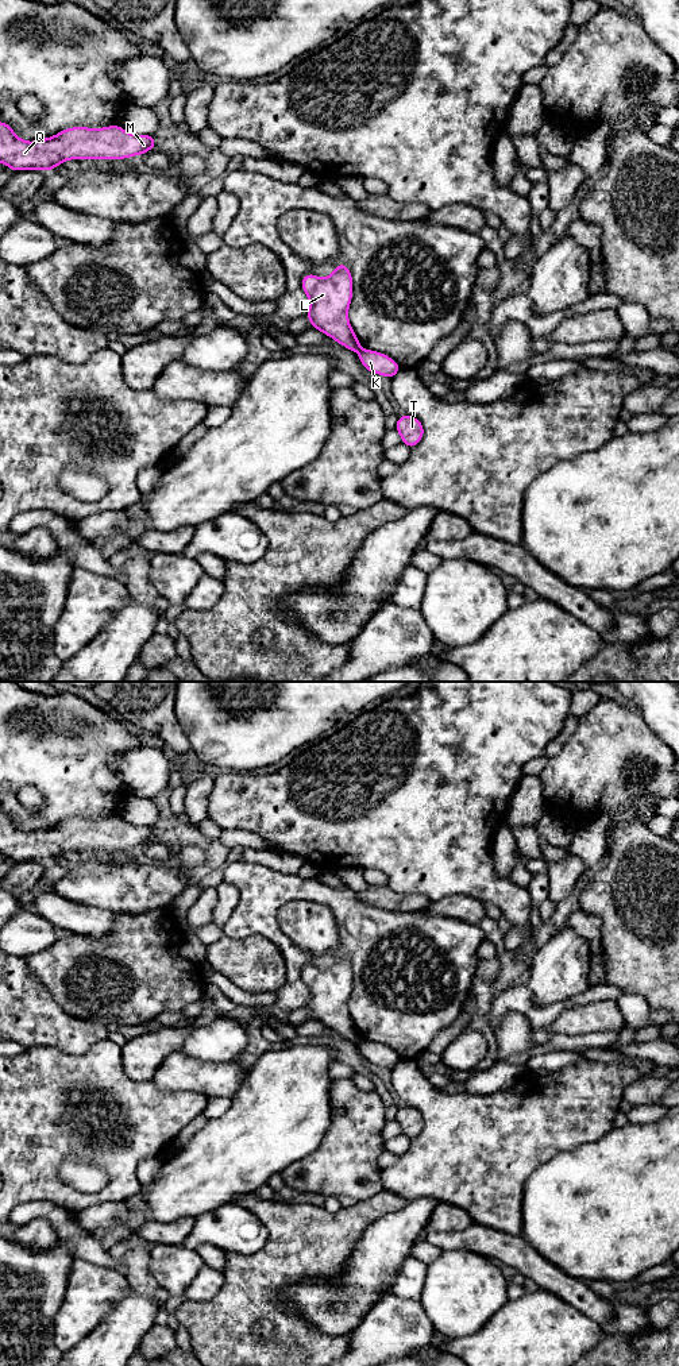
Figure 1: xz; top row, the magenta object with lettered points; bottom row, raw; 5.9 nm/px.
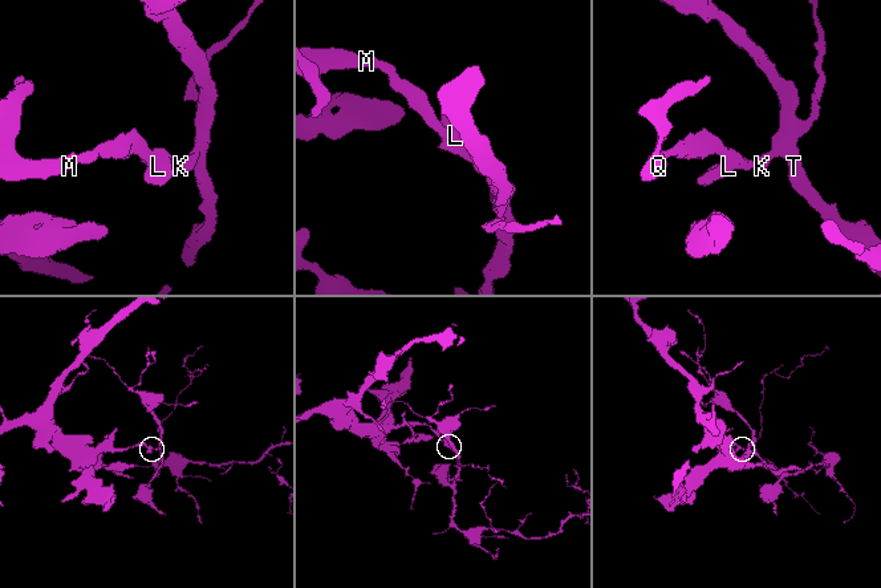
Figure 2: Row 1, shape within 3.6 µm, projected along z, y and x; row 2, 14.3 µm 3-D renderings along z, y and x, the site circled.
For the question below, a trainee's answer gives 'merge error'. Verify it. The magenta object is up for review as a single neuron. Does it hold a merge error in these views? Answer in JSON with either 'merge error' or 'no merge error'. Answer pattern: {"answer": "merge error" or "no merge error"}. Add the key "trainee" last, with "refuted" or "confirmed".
{"answer": "merge error", "trainee": "confirmed"}

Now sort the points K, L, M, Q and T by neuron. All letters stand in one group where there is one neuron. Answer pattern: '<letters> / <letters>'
K T / L M Q

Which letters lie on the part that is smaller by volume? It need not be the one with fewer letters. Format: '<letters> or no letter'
K, T

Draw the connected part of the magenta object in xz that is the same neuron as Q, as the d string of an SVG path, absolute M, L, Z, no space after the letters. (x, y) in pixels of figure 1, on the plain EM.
M0 813L0 854L7 856L13 863L30 860L51 863L55 857L61 857L63 852L69 850L124 850L143 846L155 838L153 826L134 826L117 815L105 819L72 818L58 823L55 827L26 833L15 826L11 817Z

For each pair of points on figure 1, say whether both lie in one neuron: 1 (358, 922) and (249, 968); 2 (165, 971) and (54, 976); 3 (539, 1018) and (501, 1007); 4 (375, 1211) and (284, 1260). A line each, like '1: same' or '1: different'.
1: different
2: same
3: same
4: same

